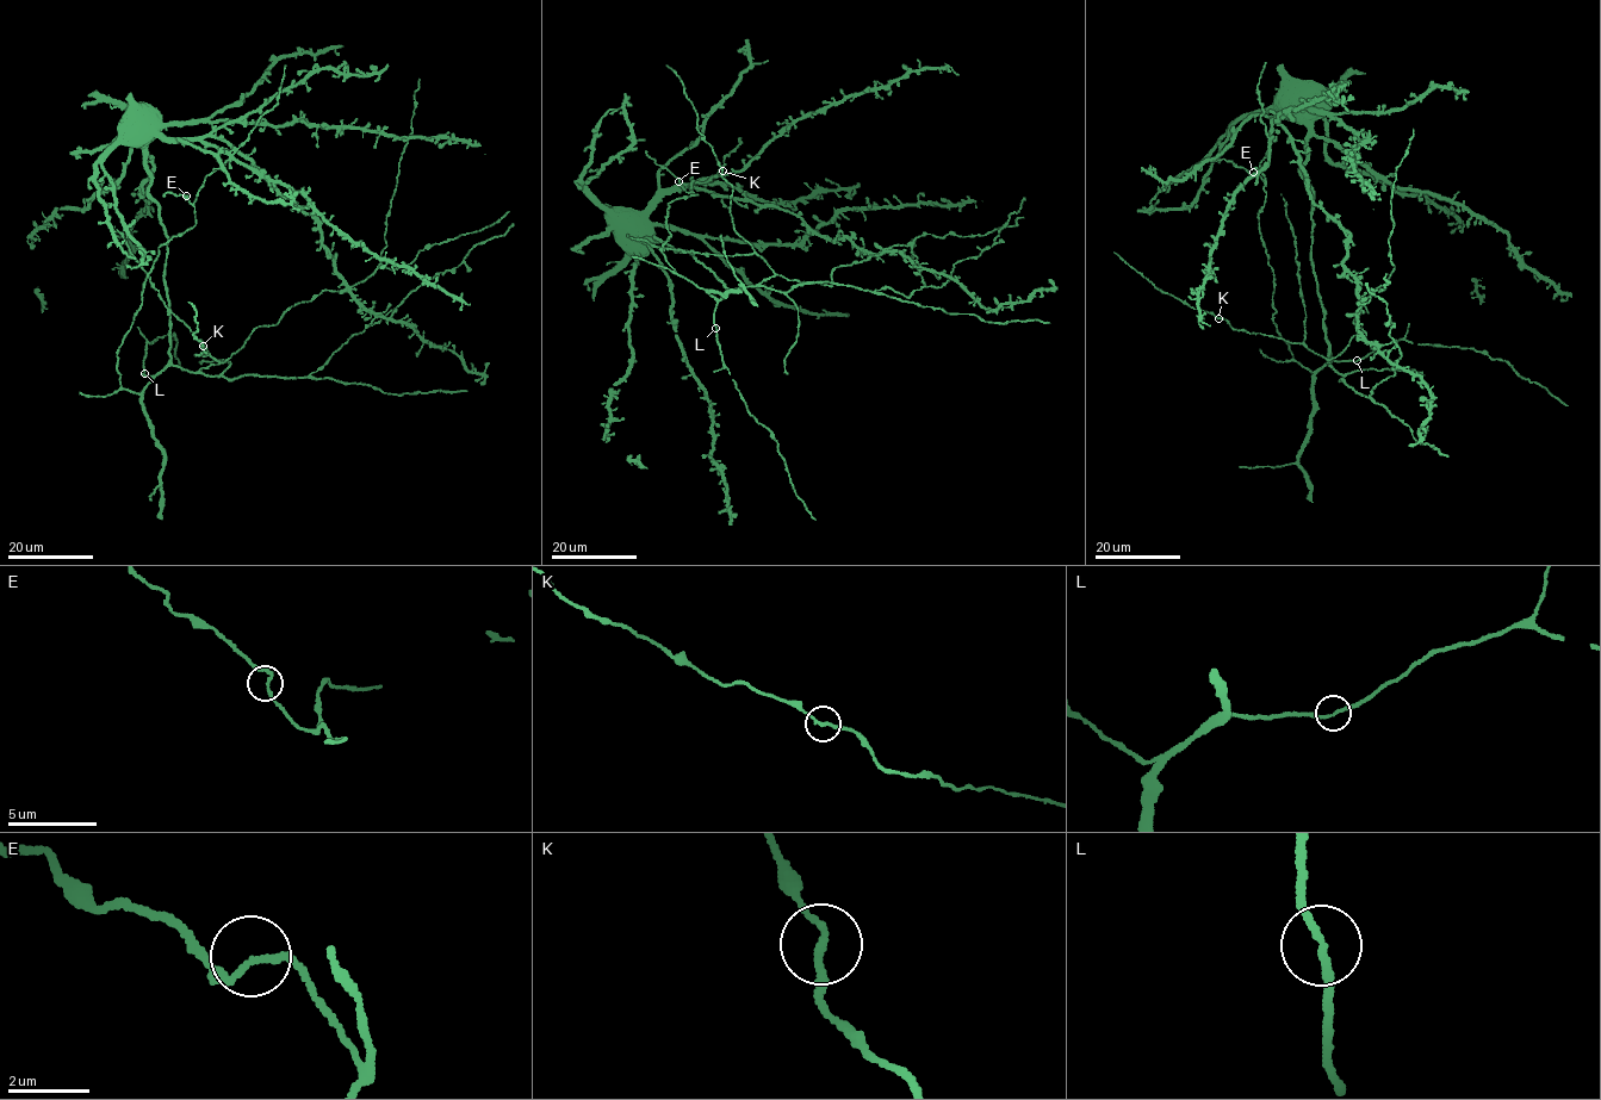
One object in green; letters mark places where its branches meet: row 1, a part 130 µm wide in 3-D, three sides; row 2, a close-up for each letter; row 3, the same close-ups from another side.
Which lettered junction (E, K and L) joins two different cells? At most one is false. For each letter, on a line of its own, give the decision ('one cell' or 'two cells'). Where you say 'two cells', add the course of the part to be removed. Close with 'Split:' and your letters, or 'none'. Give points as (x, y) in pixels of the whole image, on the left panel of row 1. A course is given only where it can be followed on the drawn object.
E: one cell
K: one cell
L: one cell
Split: none

